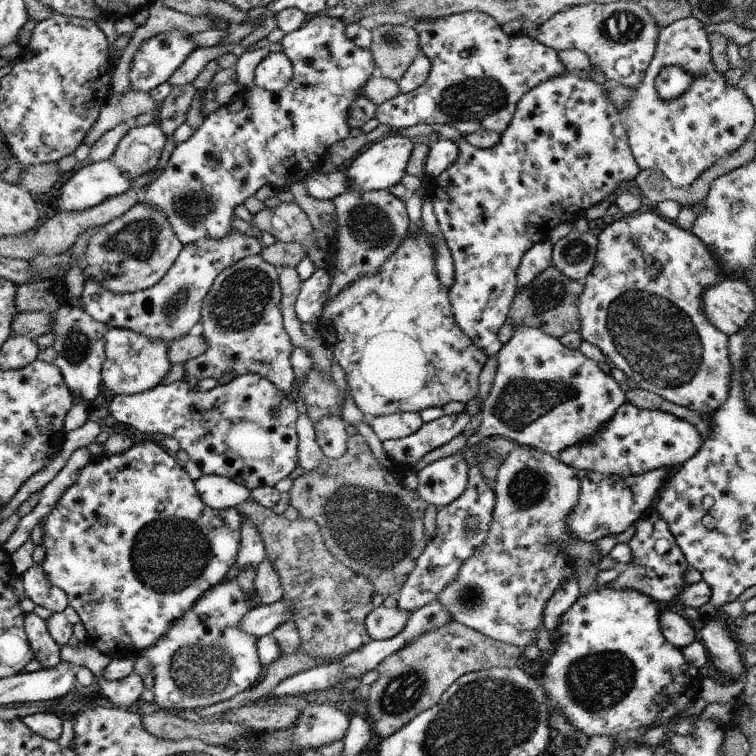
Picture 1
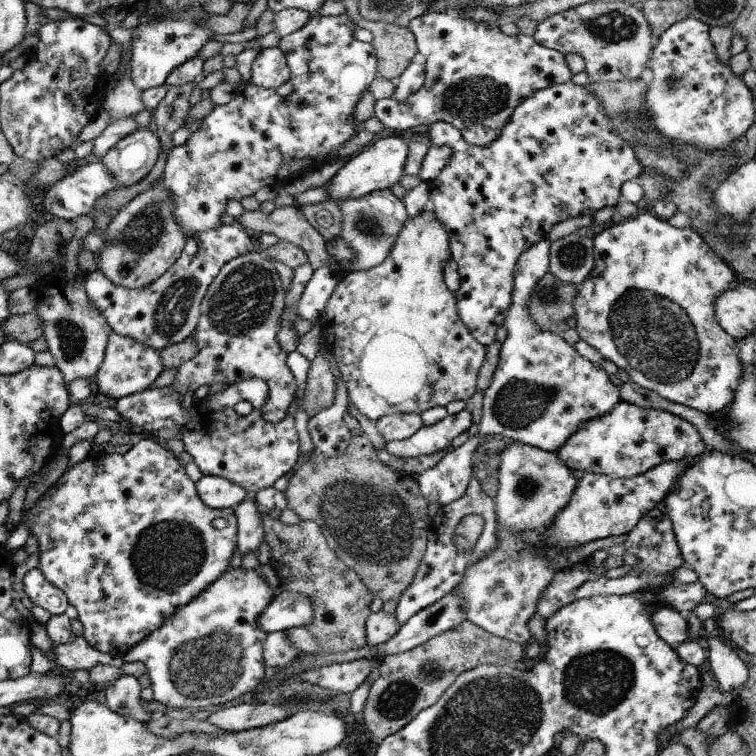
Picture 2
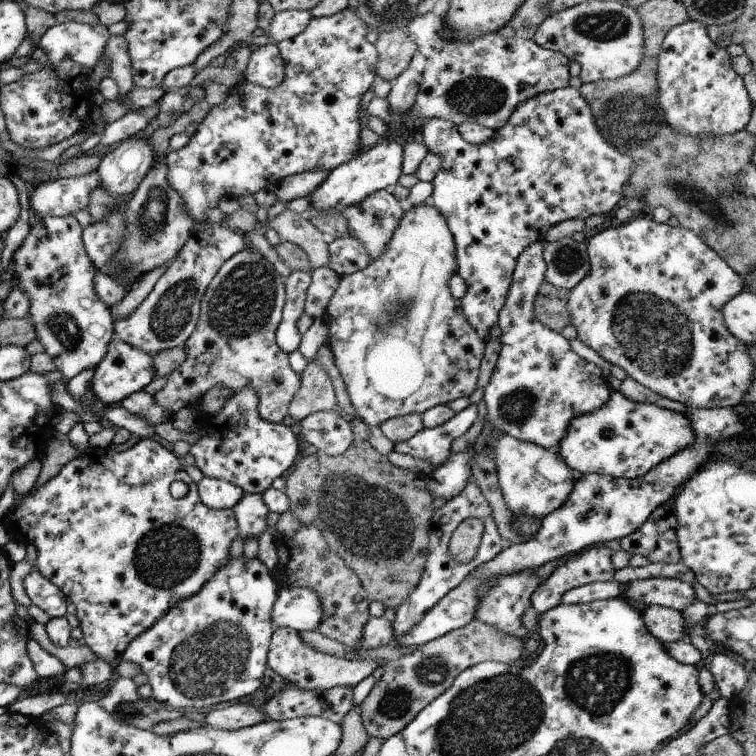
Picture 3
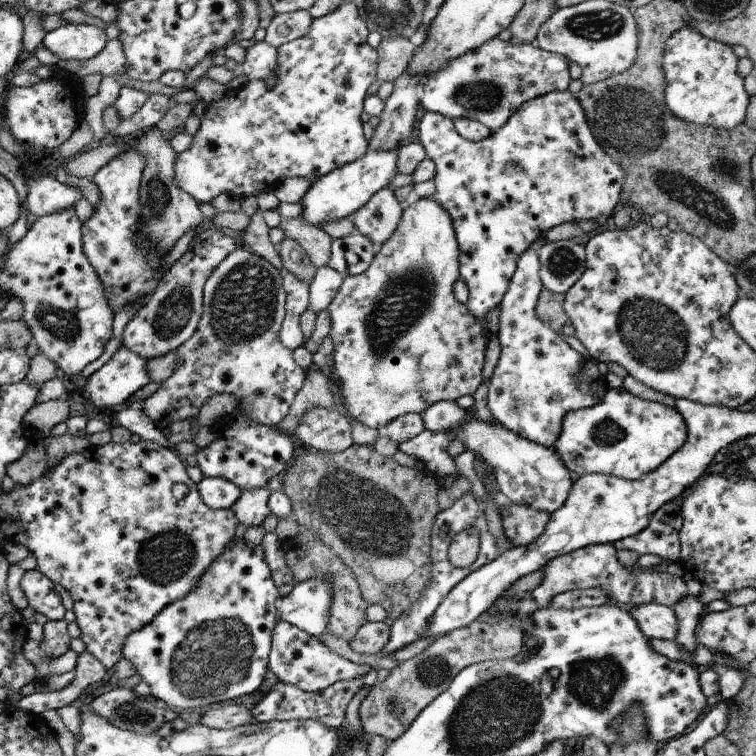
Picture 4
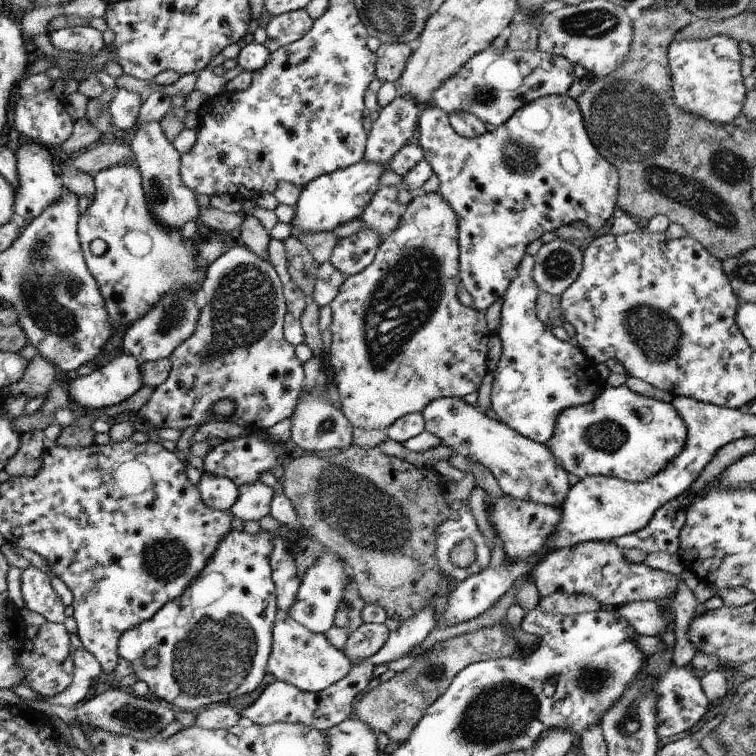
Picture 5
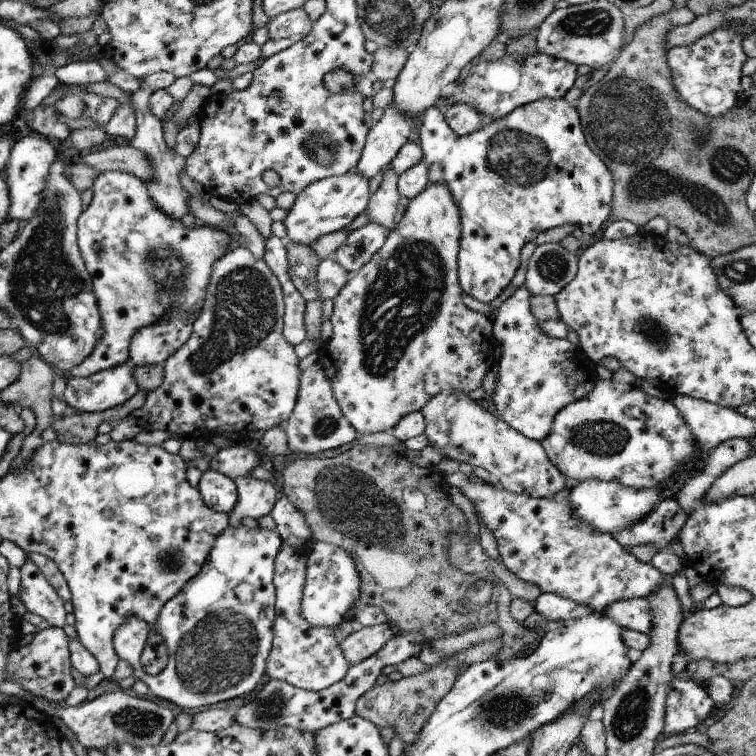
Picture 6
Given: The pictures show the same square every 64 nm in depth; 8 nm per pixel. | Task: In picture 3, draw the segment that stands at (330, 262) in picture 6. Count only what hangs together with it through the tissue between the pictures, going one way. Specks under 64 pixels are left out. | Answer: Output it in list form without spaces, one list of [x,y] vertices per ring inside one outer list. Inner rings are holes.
[[[327,265],[313,269],[312,285],[308,290],[307,312],[312,319],[326,316],[327,307],[335,296],[342,281],[342,276],[336,274]]]

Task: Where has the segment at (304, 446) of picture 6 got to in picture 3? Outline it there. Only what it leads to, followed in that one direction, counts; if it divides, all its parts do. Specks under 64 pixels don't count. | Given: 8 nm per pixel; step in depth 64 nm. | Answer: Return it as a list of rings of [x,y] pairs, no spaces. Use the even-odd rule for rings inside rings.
[[[339,411],[314,412],[306,416],[296,430],[318,452],[332,457],[343,456],[355,440],[351,425],[340,416]]]

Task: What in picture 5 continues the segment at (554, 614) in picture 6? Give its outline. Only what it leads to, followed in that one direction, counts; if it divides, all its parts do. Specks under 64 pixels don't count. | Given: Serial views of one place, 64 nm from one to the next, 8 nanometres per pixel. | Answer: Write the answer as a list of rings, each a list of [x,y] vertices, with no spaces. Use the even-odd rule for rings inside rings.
[[[560,592],[541,598],[539,606],[544,611],[556,615],[574,615],[602,608],[594,597],[588,597],[586,594],[568,595]]]

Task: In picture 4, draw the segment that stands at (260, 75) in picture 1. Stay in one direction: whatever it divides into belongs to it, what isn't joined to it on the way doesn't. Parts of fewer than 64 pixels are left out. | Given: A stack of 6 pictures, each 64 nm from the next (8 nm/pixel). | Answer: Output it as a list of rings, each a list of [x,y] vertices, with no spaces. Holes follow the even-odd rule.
[[[258,40],[256,44],[246,45],[246,57],[242,62],[244,75],[248,76],[248,81],[260,80],[273,86],[277,80],[278,54],[277,49],[265,41]]]

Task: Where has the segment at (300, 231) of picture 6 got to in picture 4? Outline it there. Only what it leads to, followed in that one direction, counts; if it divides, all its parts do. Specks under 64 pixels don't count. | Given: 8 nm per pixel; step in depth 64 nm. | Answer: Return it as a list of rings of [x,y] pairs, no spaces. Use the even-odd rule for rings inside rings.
[[[397,149],[368,150],[356,161],[314,180],[311,190],[306,192],[301,202],[303,204],[303,220],[319,227],[328,221],[352,216],[376,192],[391,186],[392,179],[397,173],[399,173]]]

